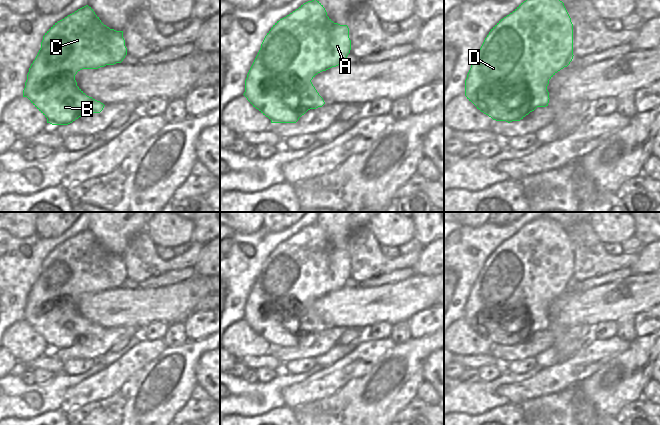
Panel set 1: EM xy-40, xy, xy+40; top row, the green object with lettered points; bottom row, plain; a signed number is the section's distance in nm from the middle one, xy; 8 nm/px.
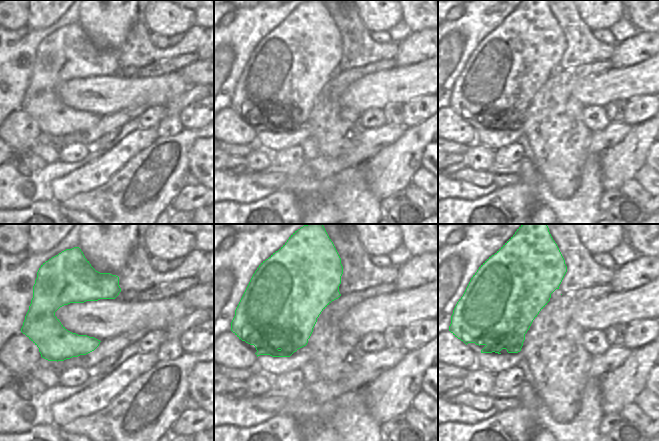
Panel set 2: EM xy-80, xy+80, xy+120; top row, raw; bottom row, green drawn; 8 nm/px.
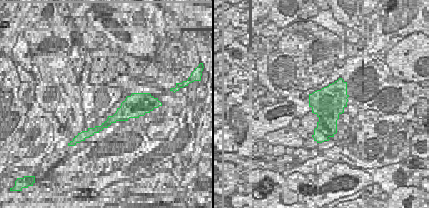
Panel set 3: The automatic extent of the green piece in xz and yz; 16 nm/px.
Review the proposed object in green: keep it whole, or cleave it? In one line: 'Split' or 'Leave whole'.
Leave whole.

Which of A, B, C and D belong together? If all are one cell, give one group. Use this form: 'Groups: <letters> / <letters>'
Groups: A B C D.

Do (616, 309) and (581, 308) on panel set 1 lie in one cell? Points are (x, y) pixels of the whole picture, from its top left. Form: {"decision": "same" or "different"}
{"decision": "same"}

